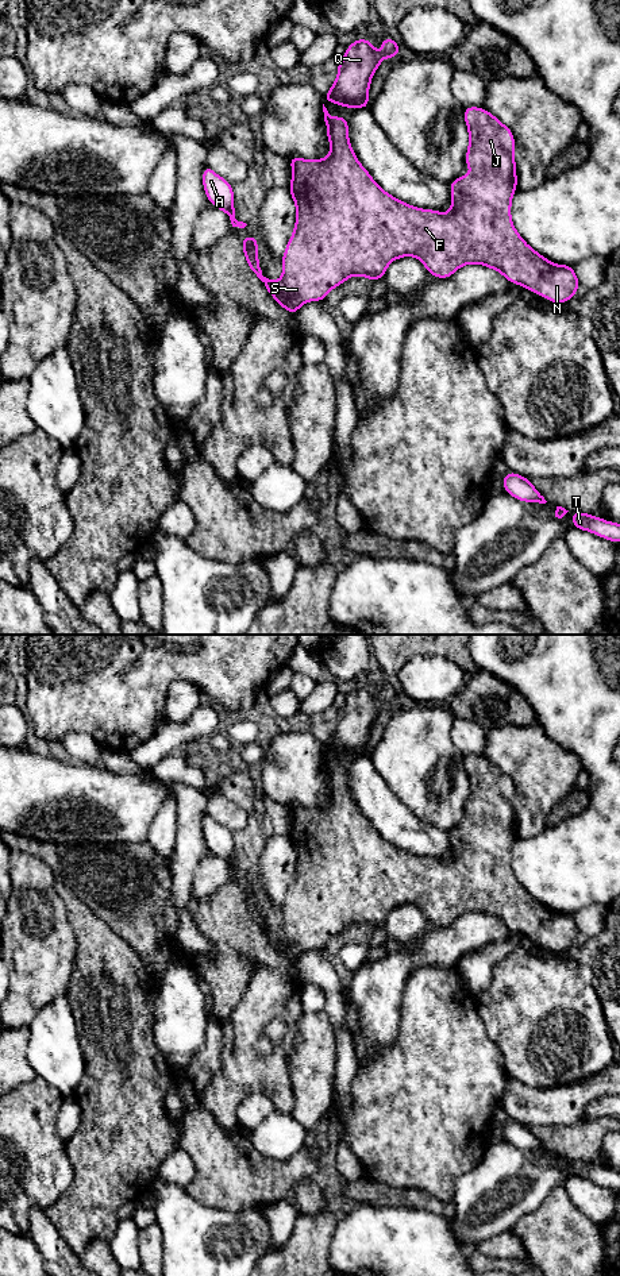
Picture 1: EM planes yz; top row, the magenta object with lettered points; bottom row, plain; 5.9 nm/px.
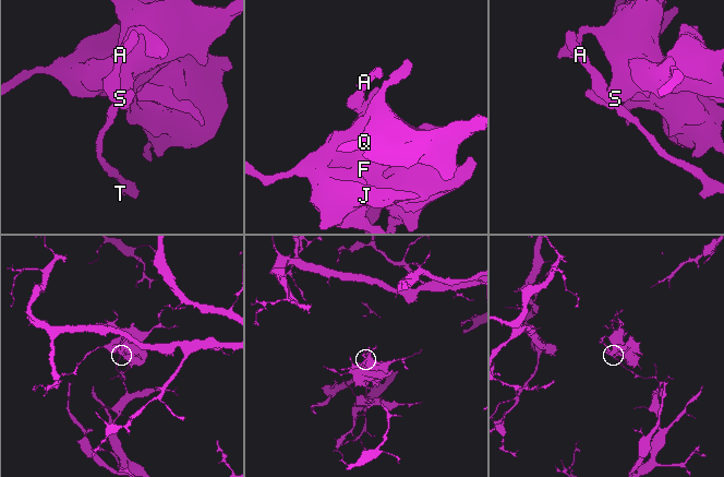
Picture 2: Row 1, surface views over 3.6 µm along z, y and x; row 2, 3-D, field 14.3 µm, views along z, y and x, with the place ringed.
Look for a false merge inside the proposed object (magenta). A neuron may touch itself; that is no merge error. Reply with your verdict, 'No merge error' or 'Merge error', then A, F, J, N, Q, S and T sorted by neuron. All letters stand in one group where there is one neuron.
Merge error. Groups: A T / F J N Q S

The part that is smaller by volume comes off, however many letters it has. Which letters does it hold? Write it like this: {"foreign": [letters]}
{"foreign": ["F", "J", "N", "Q", "S"]}

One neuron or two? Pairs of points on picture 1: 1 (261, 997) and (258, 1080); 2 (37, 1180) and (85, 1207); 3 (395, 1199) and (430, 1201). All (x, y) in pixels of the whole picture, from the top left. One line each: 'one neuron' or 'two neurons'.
1: one neuron
2: two neurons
3: one neuron

